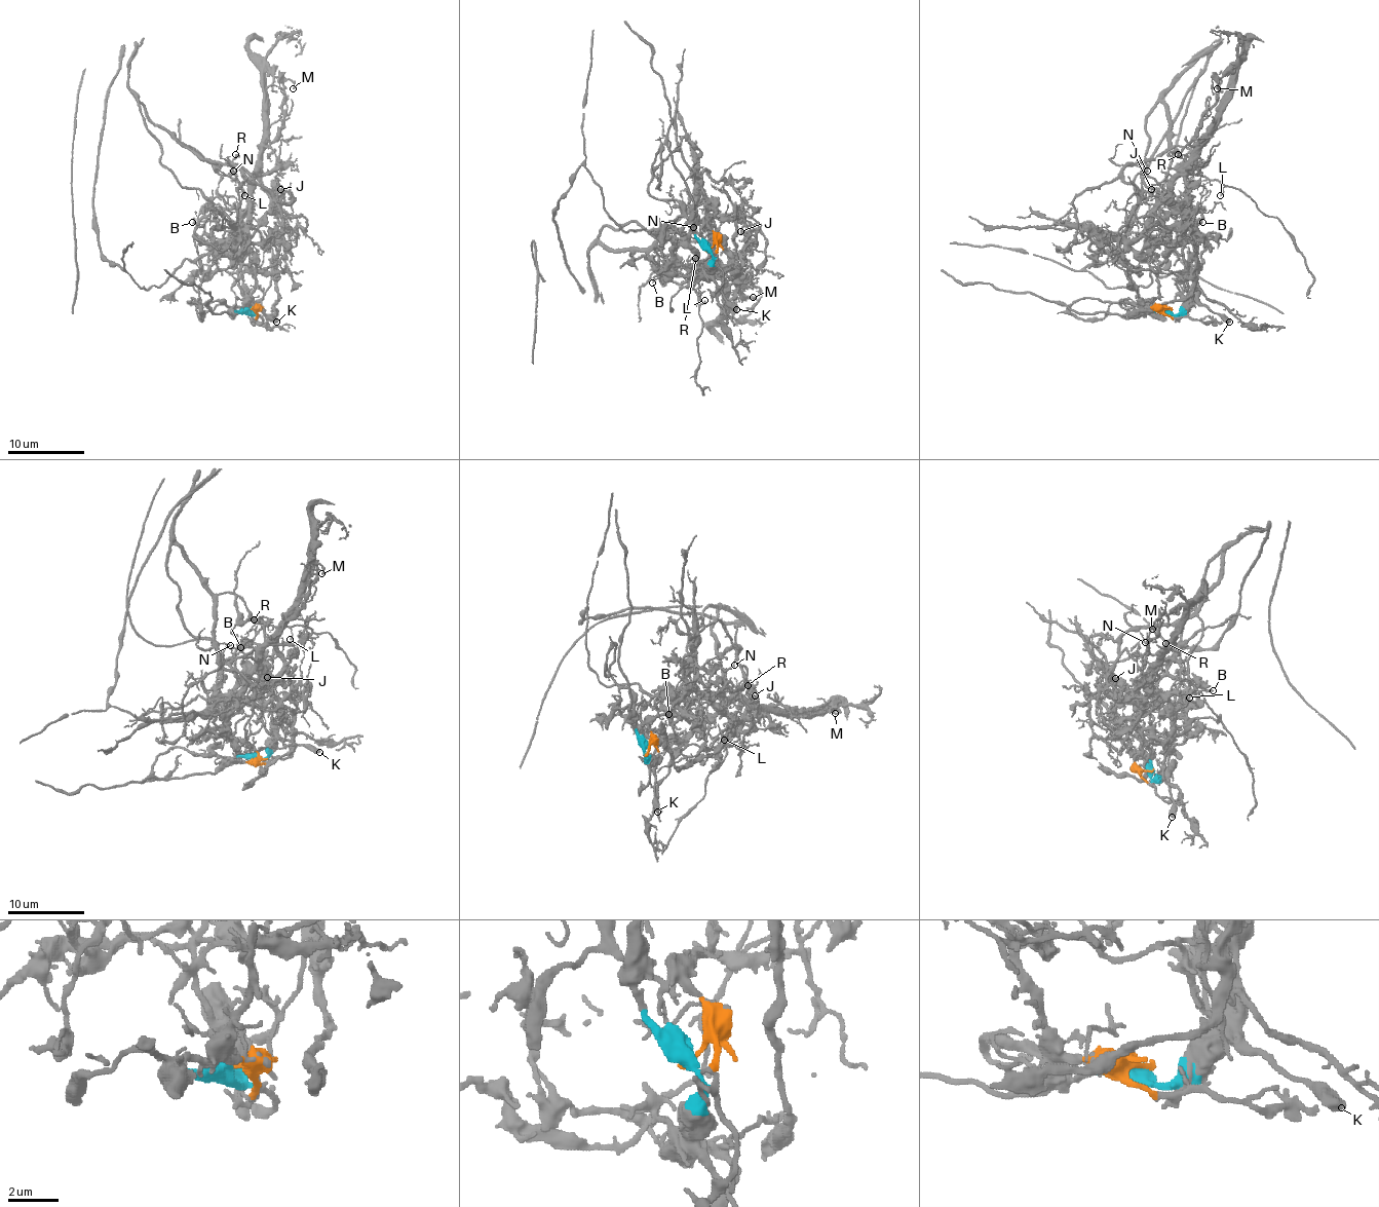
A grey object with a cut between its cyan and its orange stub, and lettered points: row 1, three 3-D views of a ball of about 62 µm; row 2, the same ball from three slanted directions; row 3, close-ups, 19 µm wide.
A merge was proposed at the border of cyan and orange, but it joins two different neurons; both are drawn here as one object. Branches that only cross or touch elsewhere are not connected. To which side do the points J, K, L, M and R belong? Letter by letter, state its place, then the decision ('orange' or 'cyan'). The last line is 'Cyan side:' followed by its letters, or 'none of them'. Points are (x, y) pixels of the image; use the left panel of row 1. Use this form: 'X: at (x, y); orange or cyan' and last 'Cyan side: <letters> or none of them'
J: at (280, 189); orange
K: at (276, 322); cyan
L: at (244, 195); cyan
M: at (293, 88); orange
R: at (235, 154); orange
Cyan side: K, L

